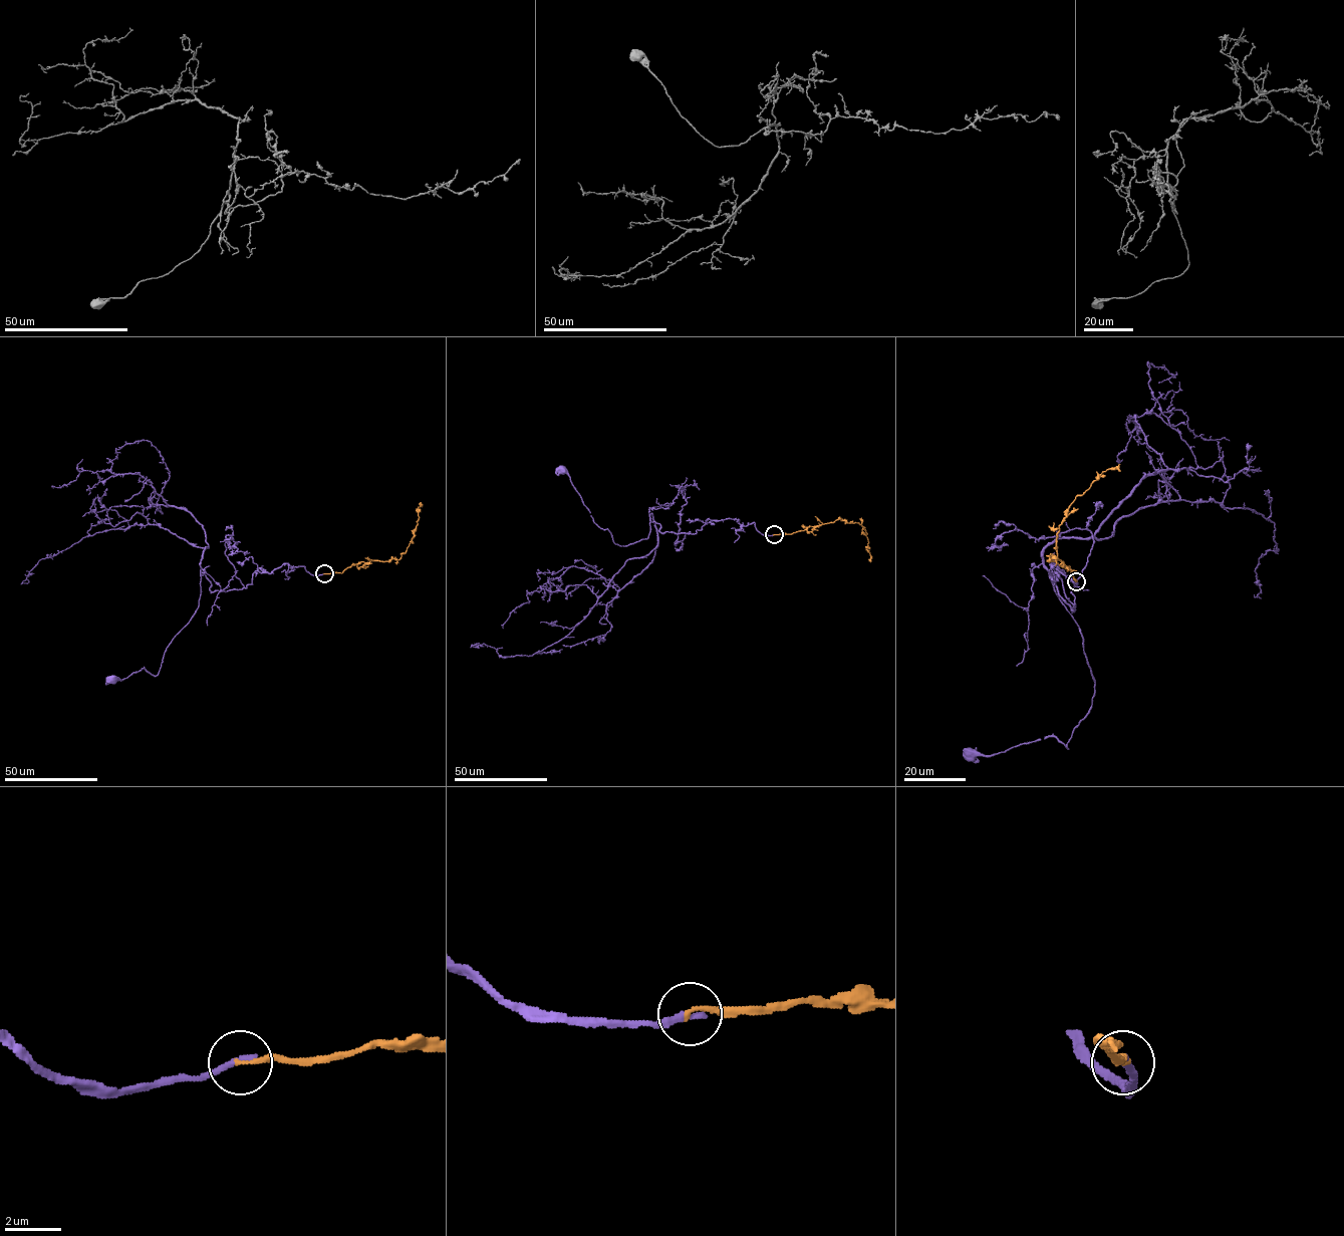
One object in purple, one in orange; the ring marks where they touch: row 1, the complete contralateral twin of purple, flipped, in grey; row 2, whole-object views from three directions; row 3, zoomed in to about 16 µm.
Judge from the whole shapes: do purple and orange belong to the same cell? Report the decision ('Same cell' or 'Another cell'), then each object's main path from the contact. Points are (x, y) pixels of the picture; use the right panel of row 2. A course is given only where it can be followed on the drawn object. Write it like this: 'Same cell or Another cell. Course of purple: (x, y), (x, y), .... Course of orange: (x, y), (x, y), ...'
Same cell. Course of purple: (1077, 581), (1051, 565), (1074, 604), (1054, 582), (1094, 681), (1068, 748), (1048, 737), (969, 753). Course of orange: (1076, 581), (1069, 566), (1059, 559), (1051, 559), (1057, 558), (1059, 525), (1077, 496), (1101, 474), (1120, 464)

